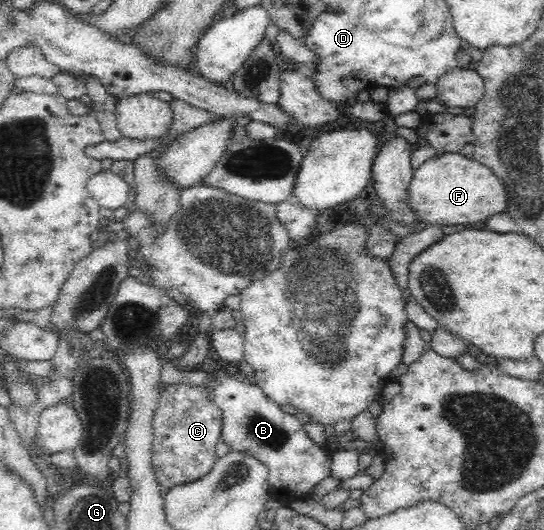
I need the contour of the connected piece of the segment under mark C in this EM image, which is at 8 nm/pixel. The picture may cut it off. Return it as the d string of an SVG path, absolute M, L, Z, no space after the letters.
M176 384L162 388L153 416L151 464L155 478L166 491L206 476L217 461L216 444L220 440L222 413L206 395L206 386Z

